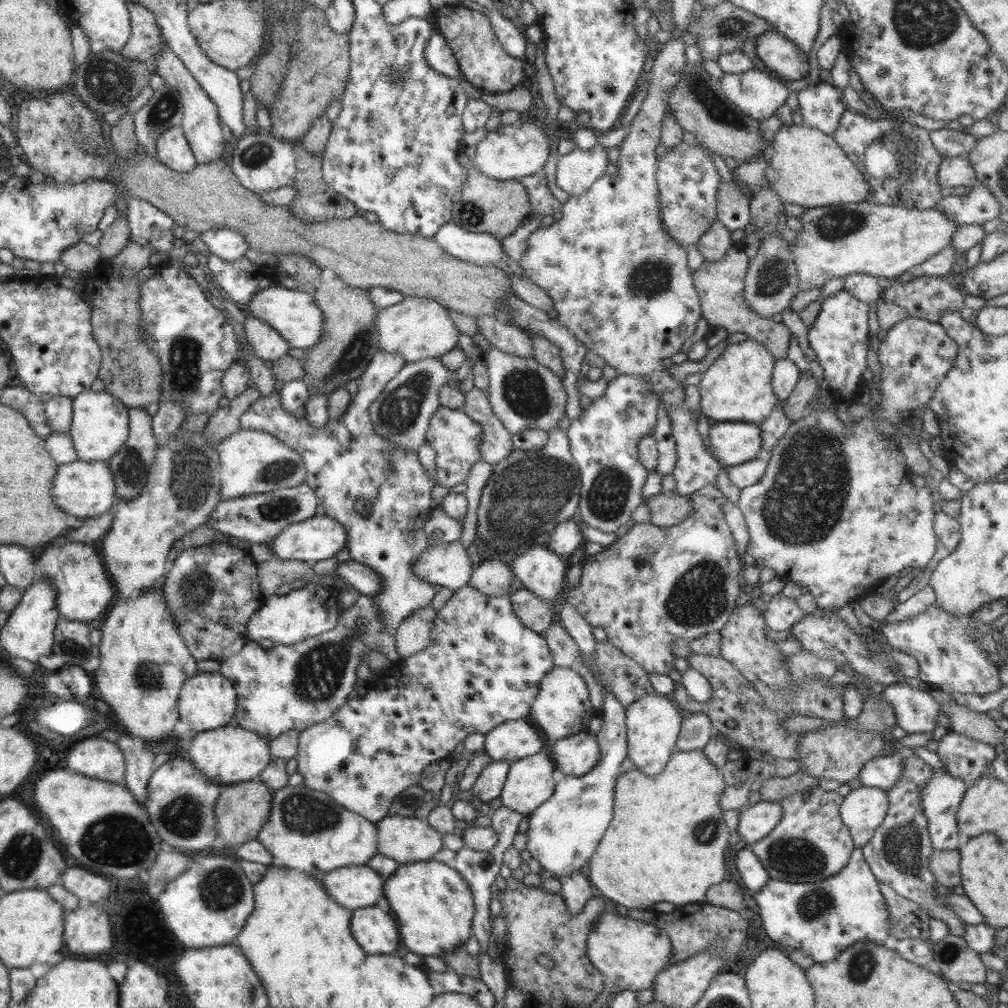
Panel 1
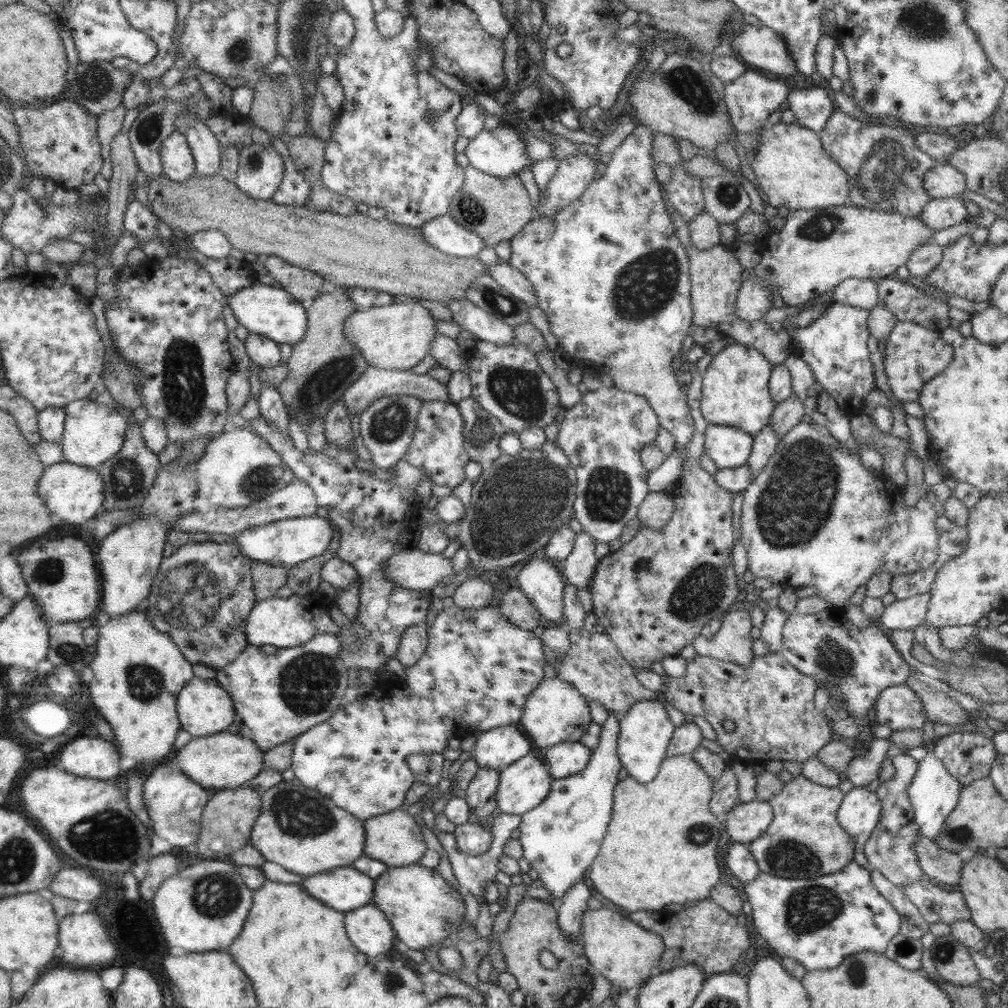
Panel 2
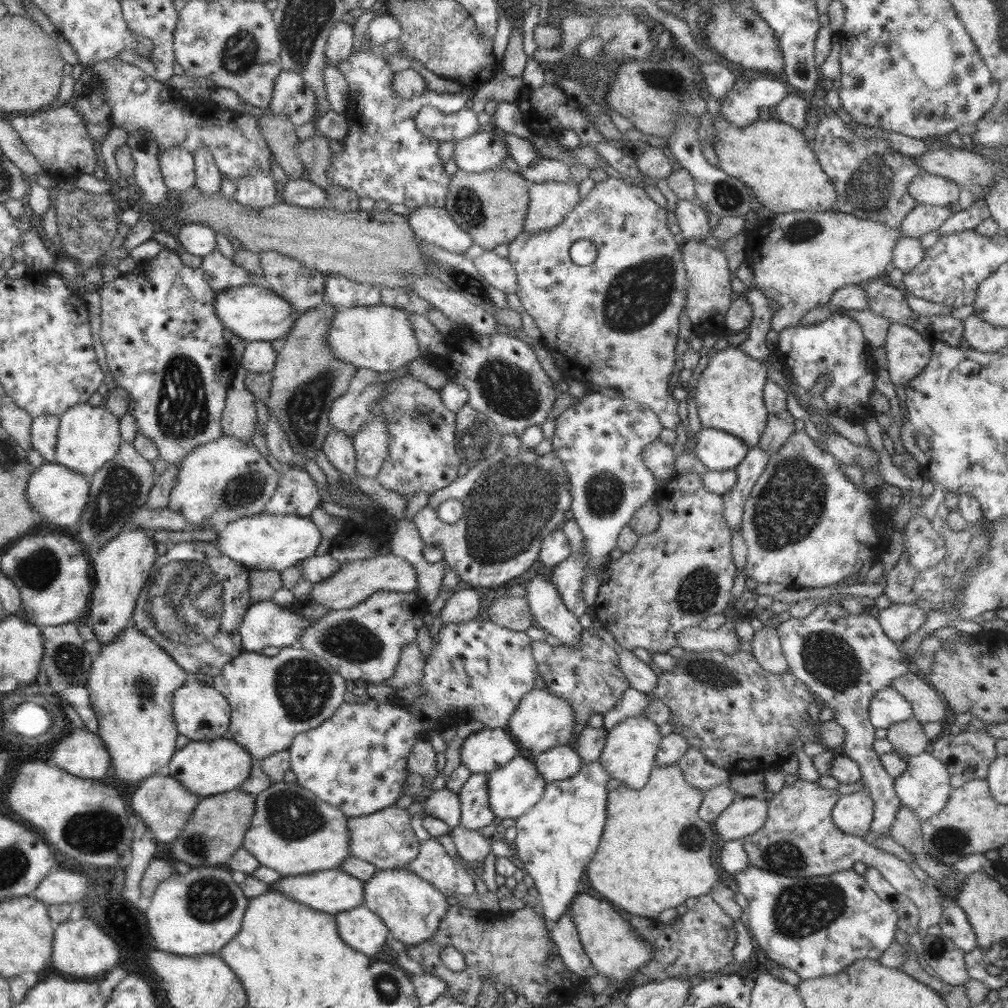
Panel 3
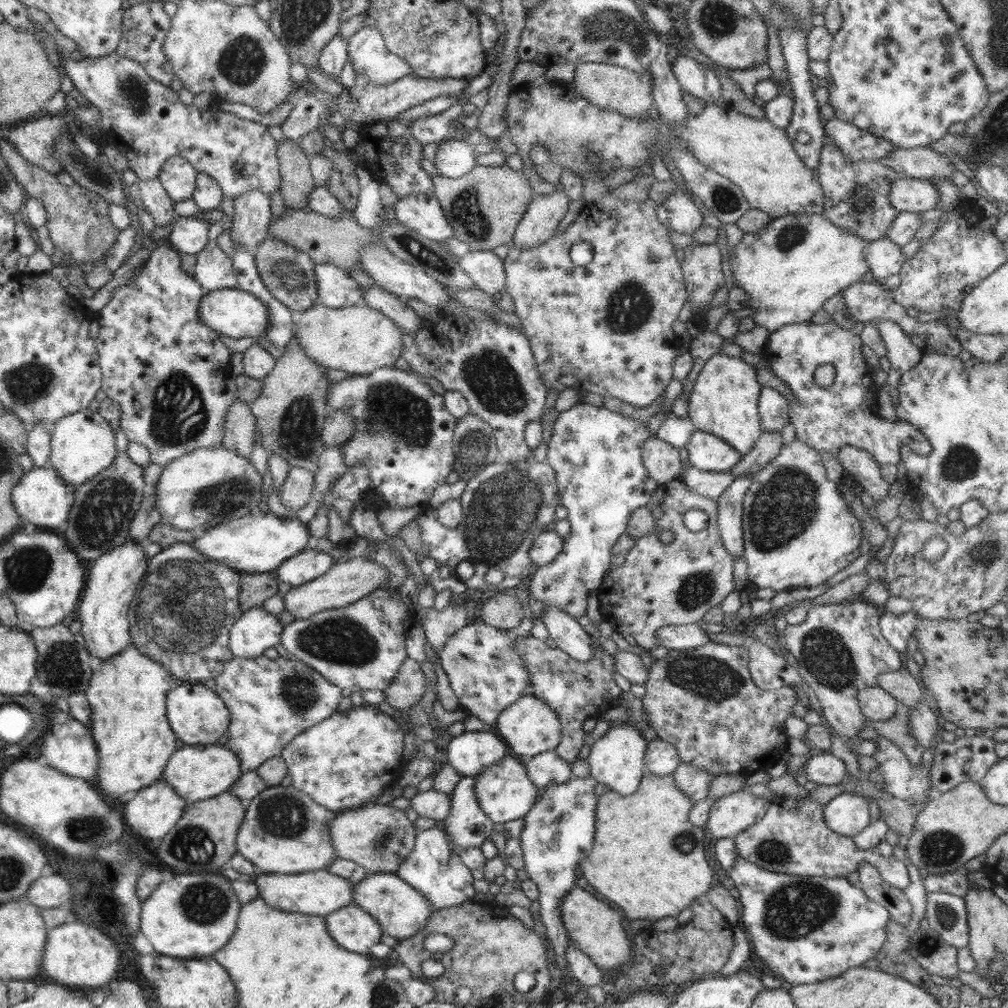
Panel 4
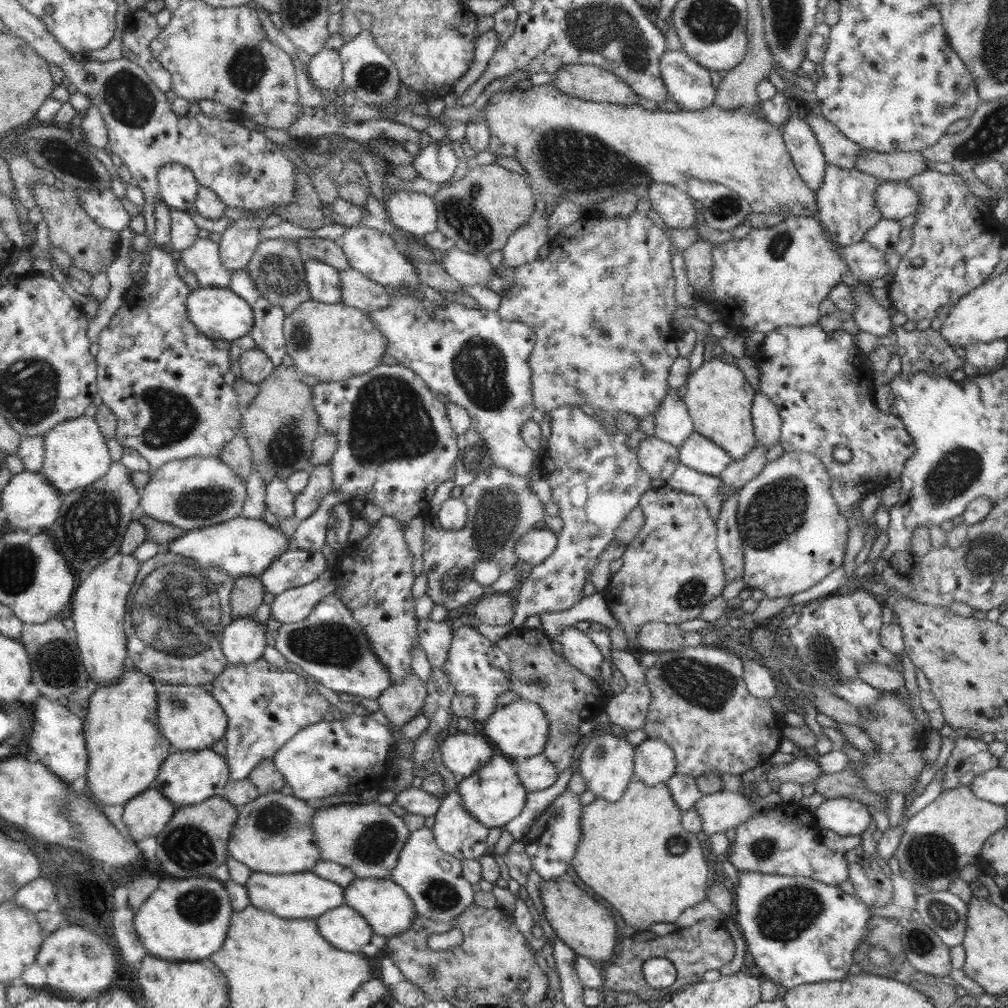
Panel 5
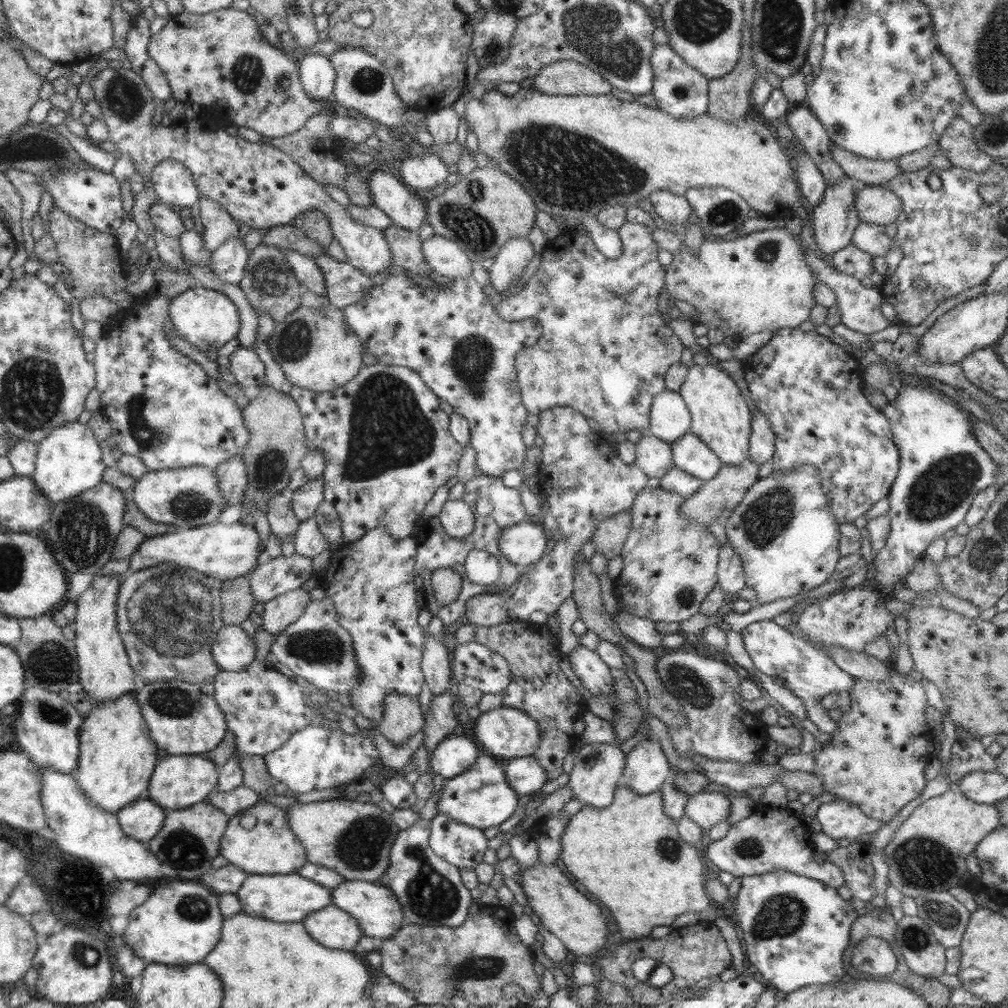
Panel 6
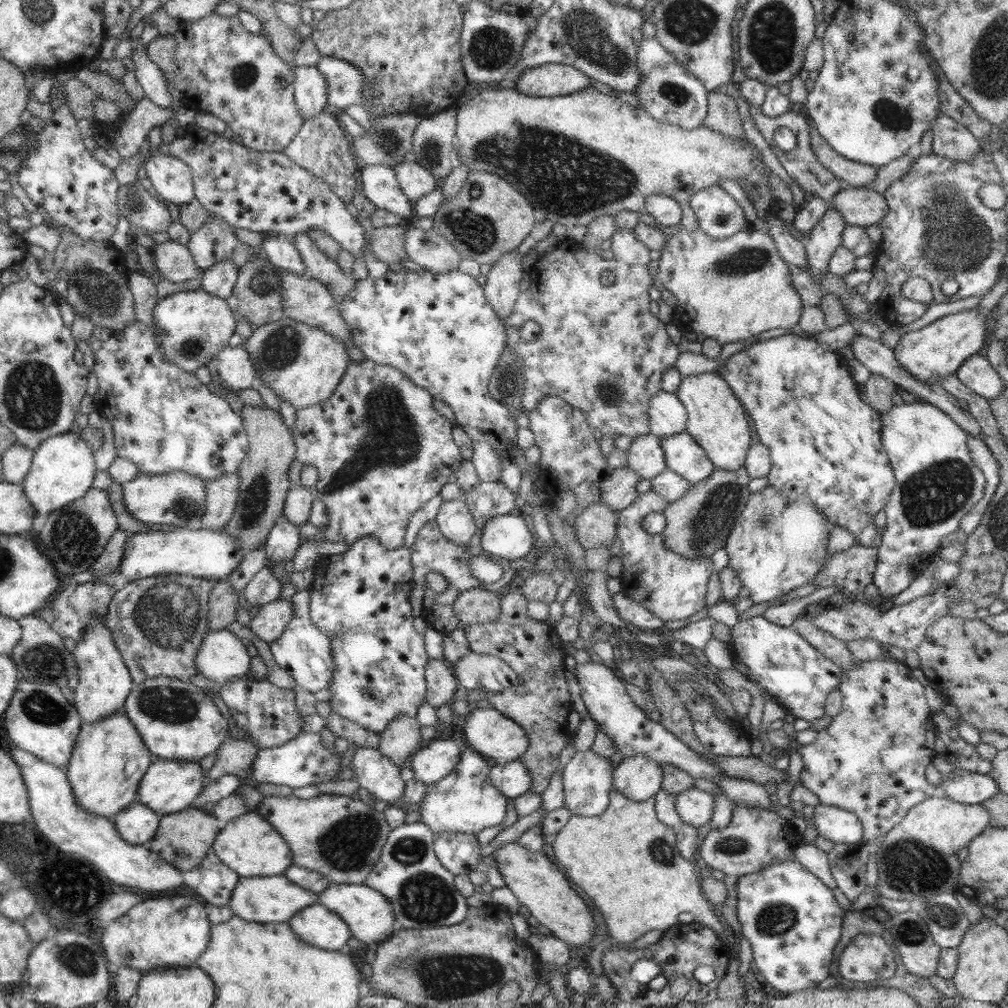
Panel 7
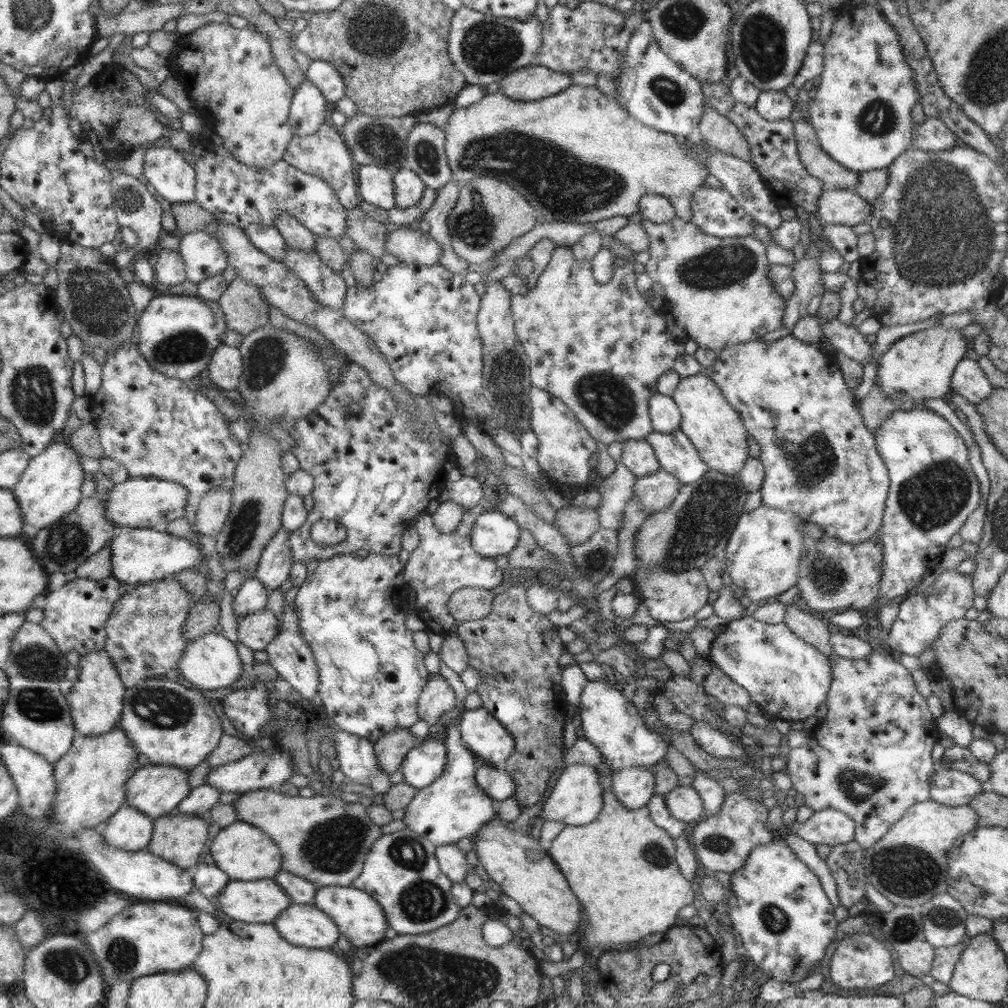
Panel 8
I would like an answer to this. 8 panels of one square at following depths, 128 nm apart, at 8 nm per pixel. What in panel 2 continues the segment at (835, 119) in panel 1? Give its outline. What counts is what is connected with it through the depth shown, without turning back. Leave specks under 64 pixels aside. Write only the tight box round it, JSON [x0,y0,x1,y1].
[787,79,837,134]

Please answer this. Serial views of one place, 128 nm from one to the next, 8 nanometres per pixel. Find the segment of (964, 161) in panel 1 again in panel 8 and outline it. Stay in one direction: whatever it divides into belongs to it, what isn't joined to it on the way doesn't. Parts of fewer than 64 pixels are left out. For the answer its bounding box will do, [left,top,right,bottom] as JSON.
[817,189,873,225]

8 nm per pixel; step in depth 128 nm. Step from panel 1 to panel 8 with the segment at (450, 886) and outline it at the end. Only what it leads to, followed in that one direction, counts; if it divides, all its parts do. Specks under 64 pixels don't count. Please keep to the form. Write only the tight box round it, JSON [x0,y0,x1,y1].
[313,886,389,947]

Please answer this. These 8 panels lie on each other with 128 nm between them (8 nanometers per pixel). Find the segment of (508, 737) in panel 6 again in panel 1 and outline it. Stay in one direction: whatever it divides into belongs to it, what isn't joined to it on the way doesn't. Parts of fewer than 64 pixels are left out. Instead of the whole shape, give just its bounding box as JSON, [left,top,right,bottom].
[529,667,596,743]

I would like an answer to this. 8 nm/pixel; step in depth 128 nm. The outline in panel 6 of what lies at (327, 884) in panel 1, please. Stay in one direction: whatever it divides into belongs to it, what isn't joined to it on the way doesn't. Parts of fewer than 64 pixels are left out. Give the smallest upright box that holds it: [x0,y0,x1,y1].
[235,872,331,923]

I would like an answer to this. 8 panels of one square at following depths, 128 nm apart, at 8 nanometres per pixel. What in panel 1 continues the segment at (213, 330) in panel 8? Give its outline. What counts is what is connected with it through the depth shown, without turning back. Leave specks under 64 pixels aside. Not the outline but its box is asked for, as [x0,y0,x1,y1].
[242,286,323,351]

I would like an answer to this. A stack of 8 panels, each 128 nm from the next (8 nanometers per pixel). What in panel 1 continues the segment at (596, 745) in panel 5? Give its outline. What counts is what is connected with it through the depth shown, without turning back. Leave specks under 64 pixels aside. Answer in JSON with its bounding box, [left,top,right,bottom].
[626,693,681,776]

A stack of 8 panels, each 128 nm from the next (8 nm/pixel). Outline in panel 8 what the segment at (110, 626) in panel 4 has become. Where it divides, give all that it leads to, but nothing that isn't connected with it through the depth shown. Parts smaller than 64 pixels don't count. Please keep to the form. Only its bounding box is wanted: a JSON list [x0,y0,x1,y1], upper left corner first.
[65,649,126,736]

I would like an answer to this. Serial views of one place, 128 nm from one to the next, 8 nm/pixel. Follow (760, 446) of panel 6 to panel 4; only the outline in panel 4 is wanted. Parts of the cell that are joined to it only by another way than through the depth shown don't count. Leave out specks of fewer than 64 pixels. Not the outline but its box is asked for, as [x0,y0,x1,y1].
[758,387,789,430]

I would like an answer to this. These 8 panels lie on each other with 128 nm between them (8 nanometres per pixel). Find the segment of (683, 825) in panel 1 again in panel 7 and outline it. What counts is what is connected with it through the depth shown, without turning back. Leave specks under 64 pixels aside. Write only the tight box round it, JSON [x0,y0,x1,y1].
[550,788,732,946]

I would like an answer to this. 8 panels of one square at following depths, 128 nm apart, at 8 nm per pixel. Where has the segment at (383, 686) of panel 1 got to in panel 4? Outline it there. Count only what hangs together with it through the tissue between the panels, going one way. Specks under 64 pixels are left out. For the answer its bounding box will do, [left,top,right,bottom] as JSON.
[282,614,534,811]

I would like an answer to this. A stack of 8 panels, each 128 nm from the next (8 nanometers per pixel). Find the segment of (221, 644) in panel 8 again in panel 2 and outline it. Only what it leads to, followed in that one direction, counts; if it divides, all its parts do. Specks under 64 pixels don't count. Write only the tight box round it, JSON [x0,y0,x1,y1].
[244,592,342,649]

